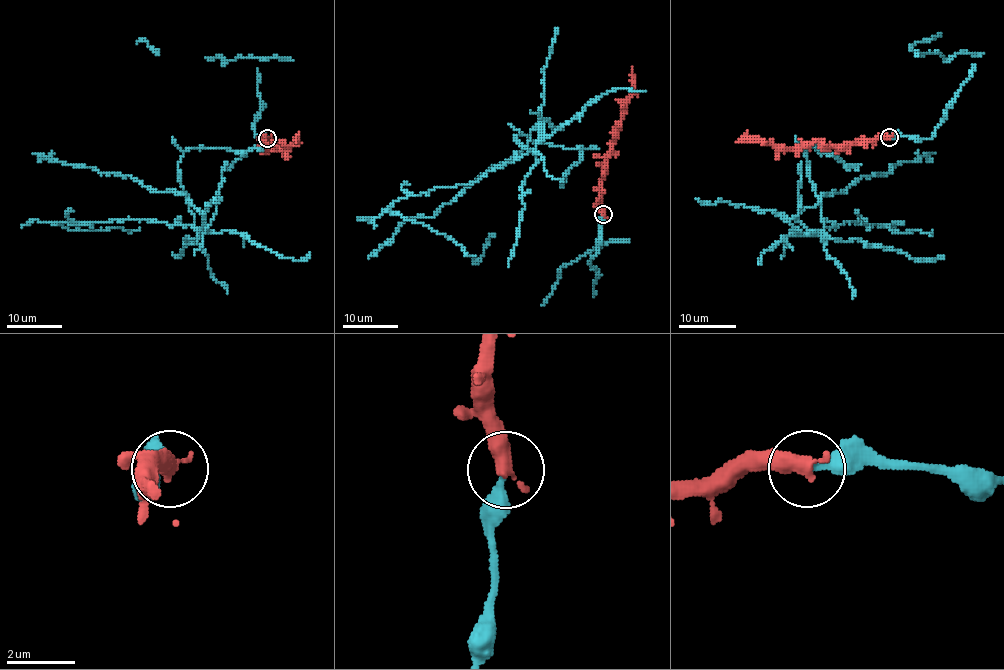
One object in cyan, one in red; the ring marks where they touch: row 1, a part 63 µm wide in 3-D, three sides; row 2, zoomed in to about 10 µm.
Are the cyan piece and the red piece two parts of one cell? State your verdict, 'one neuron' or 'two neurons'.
two neurons

